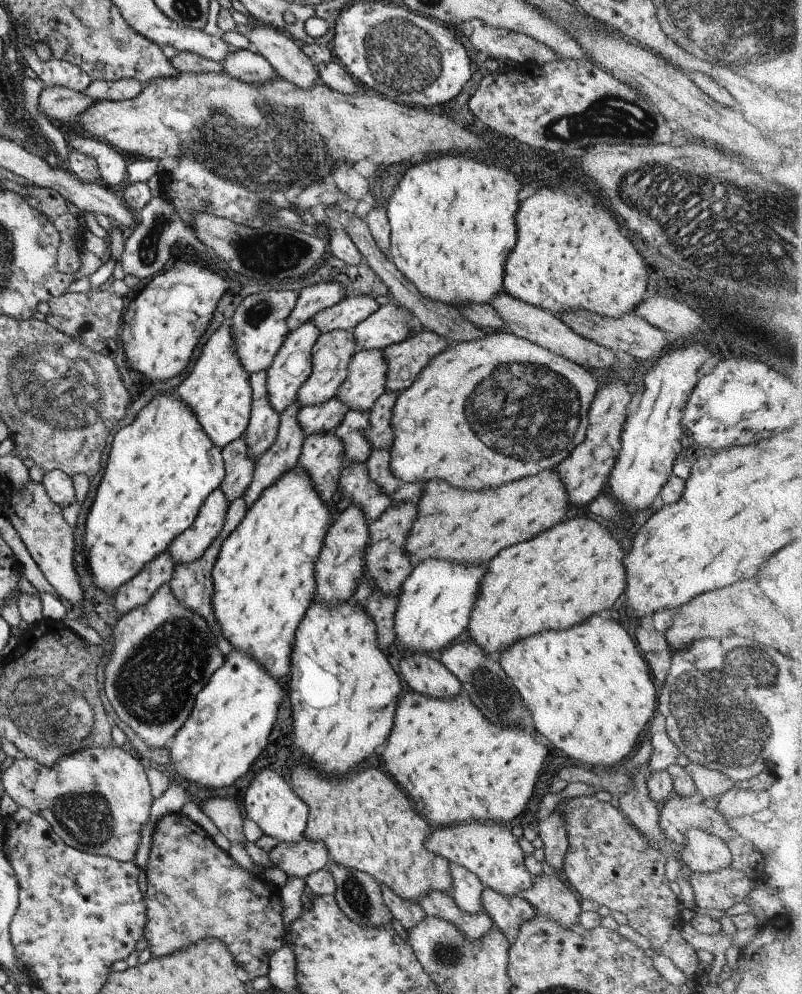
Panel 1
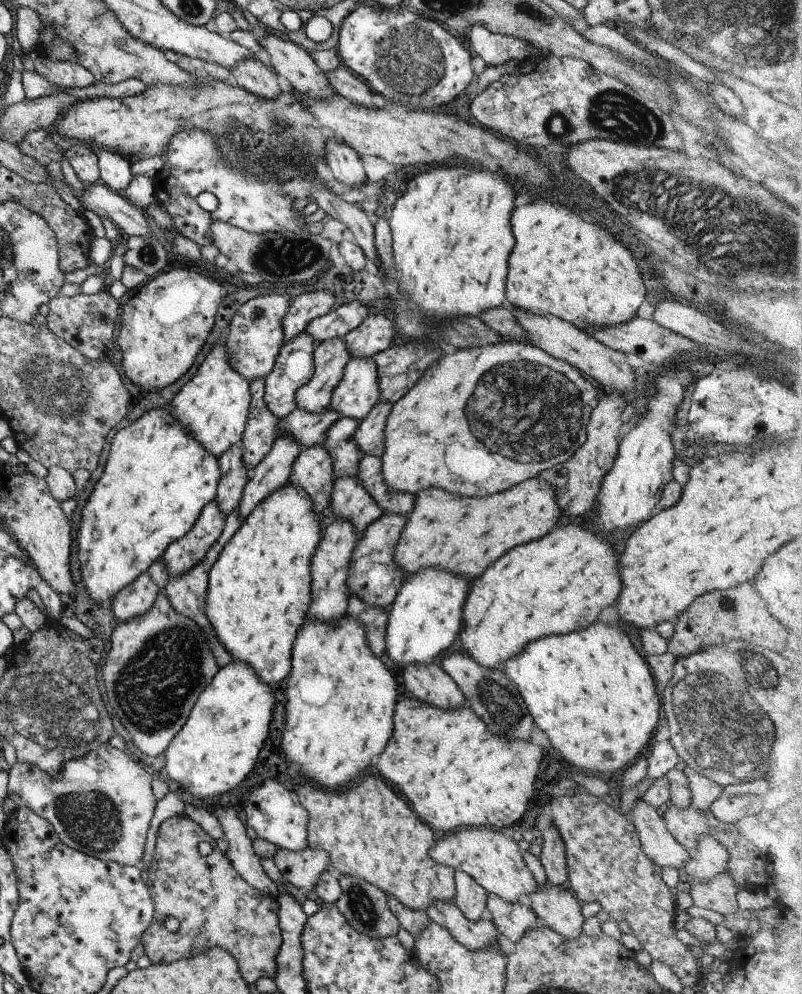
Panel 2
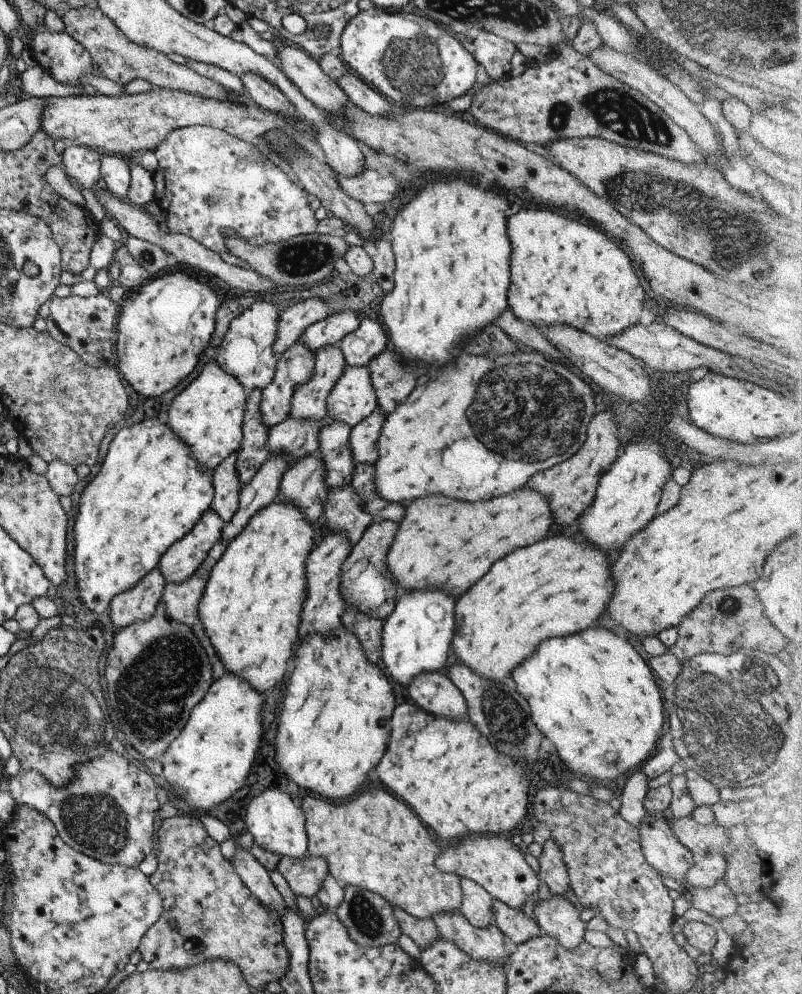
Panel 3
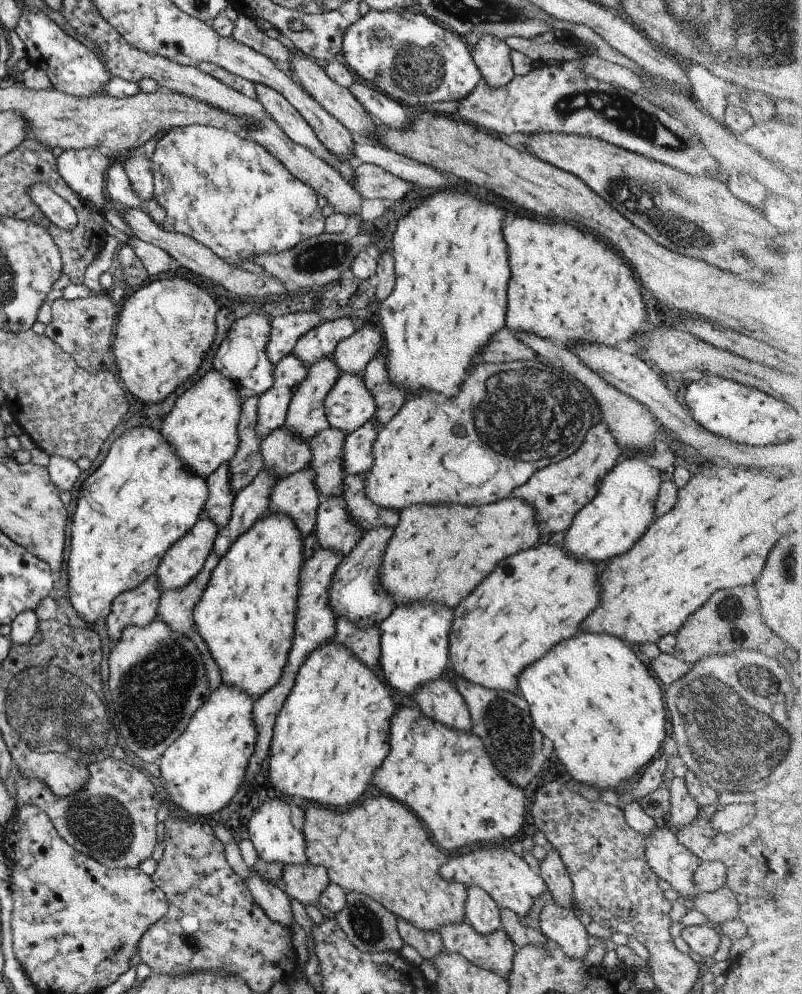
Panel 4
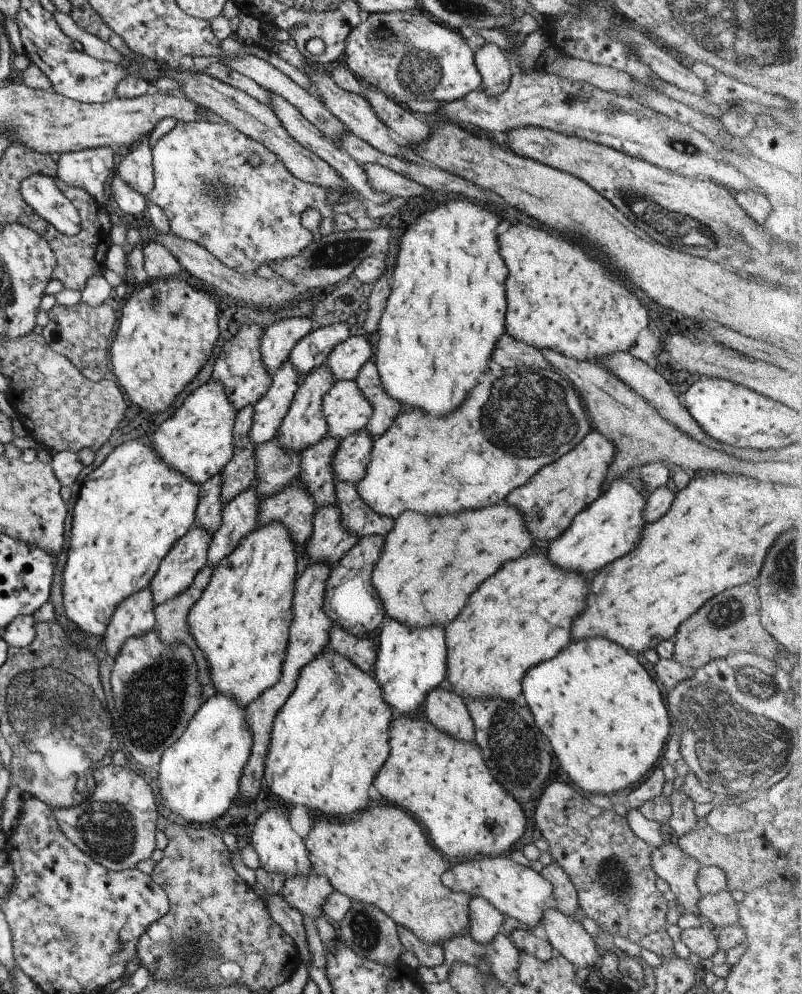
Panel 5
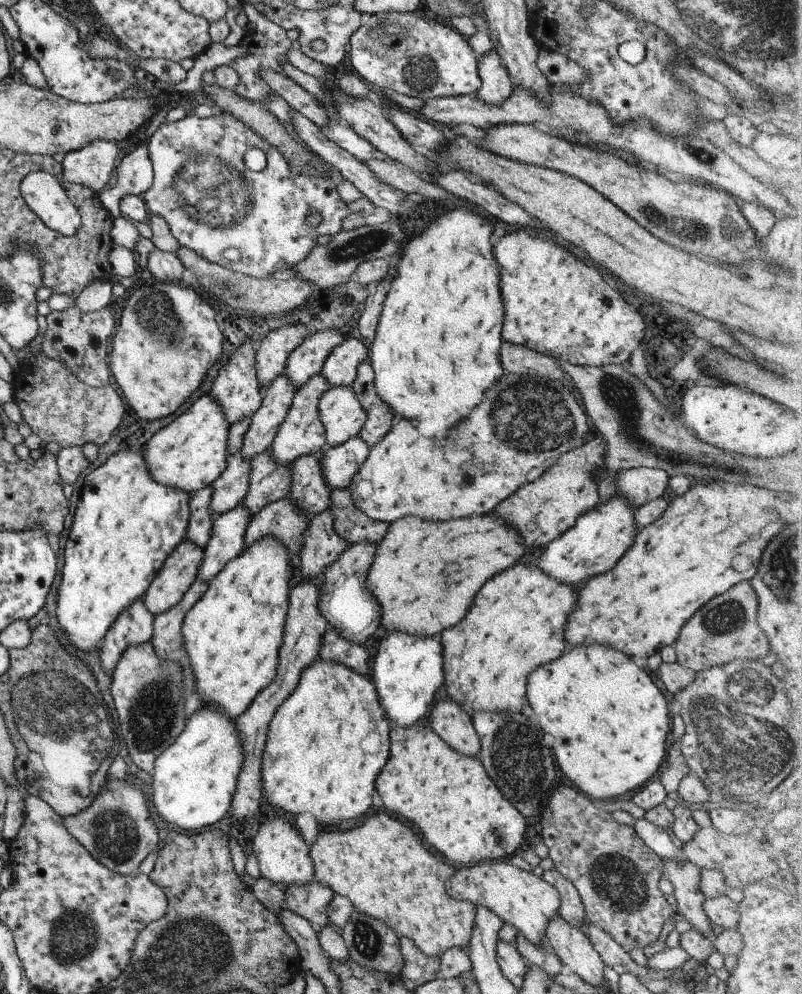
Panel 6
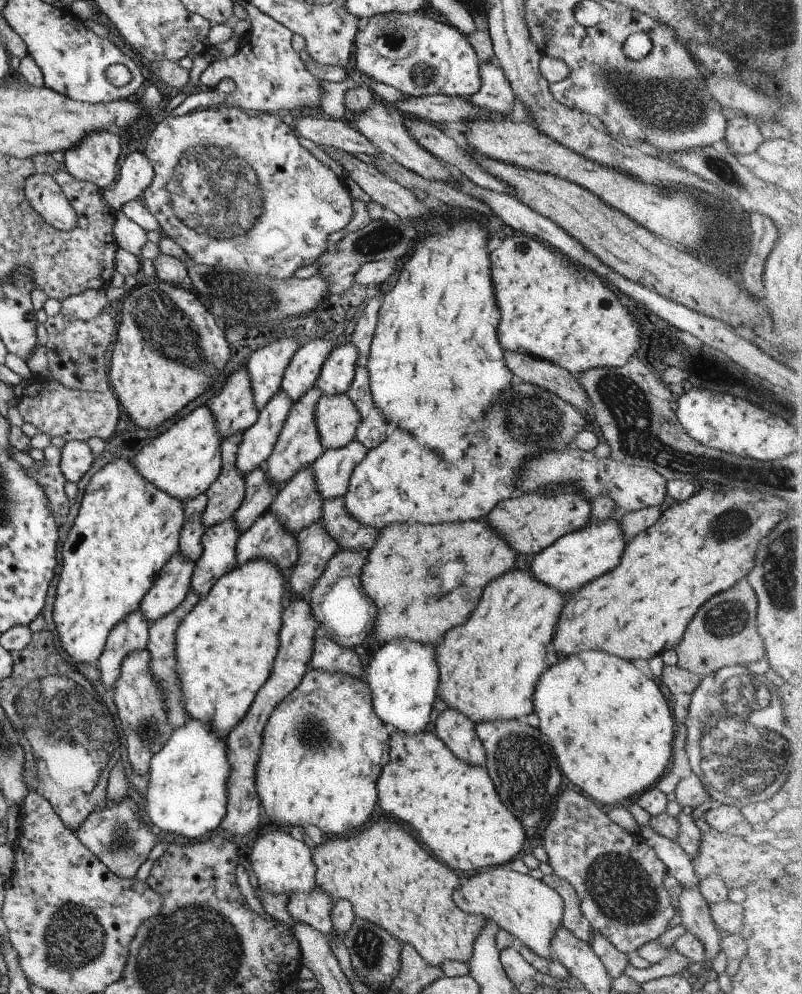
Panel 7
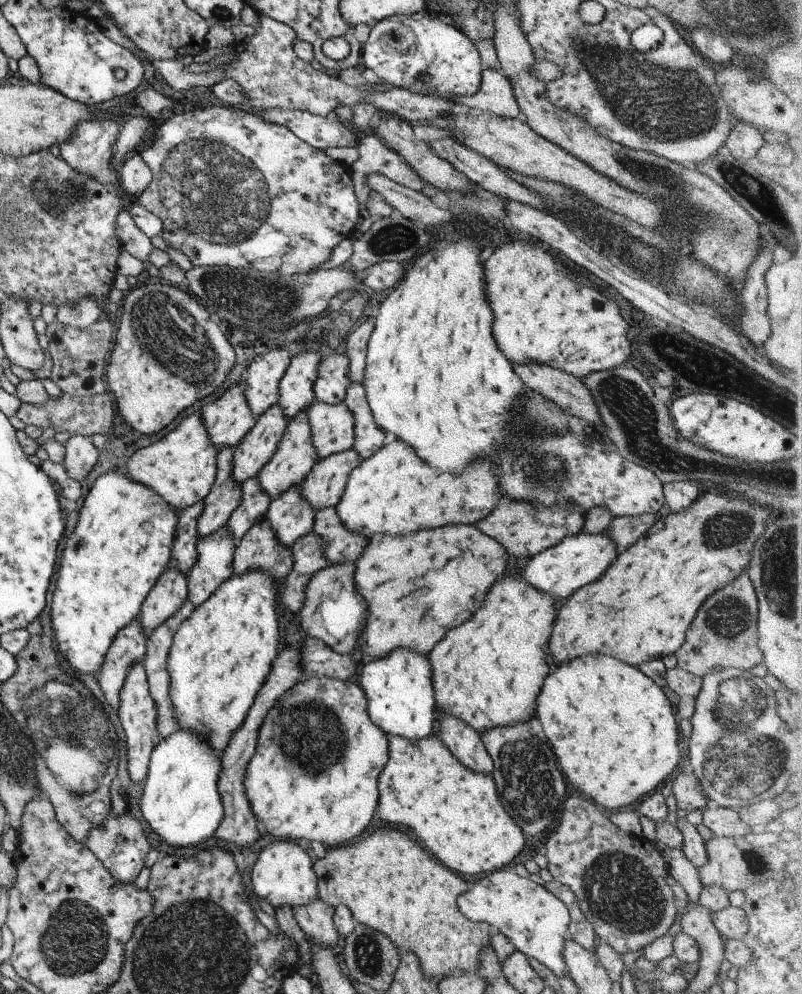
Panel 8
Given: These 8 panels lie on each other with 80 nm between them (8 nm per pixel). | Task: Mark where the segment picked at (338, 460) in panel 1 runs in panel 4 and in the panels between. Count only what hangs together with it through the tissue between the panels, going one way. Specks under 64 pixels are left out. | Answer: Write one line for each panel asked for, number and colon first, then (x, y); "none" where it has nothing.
2: (311, 471)
3: (302, 484)
4: (295, 495)

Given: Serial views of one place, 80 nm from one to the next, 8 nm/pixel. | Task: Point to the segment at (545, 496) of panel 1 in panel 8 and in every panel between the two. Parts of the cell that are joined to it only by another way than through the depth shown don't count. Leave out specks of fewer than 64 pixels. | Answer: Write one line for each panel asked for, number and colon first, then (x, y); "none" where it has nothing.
2: (463, 534)
3: (441, 542)
4: (438, 553)
5: (428, 566)
6: (424, 575)
7: (423, 580)
8: (417, 587)

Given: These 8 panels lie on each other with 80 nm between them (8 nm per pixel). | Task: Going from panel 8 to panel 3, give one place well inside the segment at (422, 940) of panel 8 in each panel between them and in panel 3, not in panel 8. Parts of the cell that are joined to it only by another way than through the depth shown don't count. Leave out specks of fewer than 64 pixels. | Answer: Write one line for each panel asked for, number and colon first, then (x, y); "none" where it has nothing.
3: (373, 841)
4: (377, 847)
5: (380, 857)
6: (381, 866)
7: (390, 879)

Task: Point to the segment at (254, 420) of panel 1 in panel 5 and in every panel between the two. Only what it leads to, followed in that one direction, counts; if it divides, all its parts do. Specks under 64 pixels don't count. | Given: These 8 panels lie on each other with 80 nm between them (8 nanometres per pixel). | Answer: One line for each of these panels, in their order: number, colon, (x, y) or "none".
2: (259, 434)
3: (252, 452)
4: (247, 461)
5: (238, 474)

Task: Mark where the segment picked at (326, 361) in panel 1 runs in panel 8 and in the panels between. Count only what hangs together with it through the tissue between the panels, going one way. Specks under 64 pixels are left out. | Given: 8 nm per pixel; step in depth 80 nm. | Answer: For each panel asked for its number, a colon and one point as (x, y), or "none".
2: (329, 357)
3: (308, 401)
4: (305, 416)
5: (303, 425)
6: (301, 432)
7: (298, 444)
8: (294, 455)

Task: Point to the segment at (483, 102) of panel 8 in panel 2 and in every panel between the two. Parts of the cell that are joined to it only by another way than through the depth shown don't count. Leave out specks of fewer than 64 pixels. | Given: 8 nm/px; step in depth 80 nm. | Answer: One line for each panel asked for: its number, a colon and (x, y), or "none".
2: (494, 49)
3: (494, 54)
4: (491, 56)
5: (493, 64)
6: (495, 86)
7: (495, 96)

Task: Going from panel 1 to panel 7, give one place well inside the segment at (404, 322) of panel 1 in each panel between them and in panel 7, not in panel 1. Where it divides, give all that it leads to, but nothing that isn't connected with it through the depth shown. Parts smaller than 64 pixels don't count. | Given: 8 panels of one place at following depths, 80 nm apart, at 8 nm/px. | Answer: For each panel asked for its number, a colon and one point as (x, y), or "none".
2: (376, 333)
3: (358, 348)
4: (351, 354)
5: (344, 361)
6: (339, 369)
7: (336, 373)

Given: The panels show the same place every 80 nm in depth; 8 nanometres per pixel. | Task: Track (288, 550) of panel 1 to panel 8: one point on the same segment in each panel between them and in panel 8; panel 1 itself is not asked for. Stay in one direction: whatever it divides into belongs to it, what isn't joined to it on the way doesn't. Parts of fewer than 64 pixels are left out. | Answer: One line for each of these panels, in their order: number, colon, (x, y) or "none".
2: (258, 590)
3: (250, 609)
4: (246, 614)
5: (240, 622)
6: (232, 634)
7: (225, 646)
8: (219, 657)

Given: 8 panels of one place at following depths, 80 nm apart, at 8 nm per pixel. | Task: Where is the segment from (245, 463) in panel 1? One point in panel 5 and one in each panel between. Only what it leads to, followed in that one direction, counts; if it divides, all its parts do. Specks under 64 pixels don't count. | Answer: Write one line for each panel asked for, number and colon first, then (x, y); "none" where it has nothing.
2: (232, 476)
3: (225, 486)
4: (218, 506)
5: (208, 513)

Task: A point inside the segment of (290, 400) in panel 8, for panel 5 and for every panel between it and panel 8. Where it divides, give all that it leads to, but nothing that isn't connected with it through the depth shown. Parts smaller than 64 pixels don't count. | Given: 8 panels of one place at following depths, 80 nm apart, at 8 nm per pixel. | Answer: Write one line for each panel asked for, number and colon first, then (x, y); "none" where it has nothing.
5: (309, 352)
6: (306, 359)
7: (302, 371)

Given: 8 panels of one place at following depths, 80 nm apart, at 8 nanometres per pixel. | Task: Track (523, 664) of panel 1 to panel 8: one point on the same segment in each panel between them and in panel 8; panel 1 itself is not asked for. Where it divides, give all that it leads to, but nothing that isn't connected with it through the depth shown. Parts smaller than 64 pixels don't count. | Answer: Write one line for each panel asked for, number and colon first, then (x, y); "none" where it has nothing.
2: (594, 697)
3: (590, 694)
4: (590, 695)
5: (603, 715)
6: (610, 725)
7: (611, 730)
8: (613, 732)

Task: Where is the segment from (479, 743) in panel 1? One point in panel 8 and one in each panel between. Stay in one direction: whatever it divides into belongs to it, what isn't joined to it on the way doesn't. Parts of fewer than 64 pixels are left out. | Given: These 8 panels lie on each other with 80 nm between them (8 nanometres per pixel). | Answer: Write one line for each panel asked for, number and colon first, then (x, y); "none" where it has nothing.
2: (458, 776)
3: (457, 784)
4: (445, 777)
5: (444, 784)
6: (459, 812)
7: (451, 807)
8: (423, 787)

